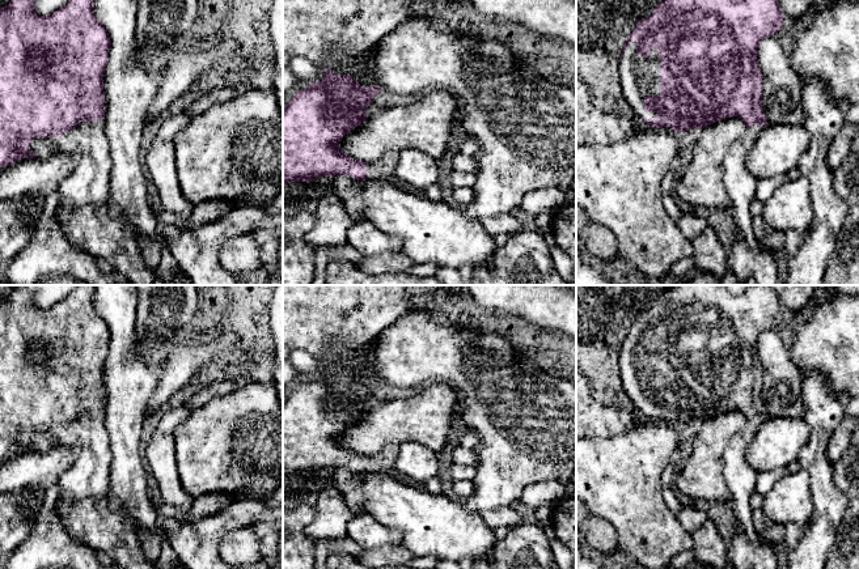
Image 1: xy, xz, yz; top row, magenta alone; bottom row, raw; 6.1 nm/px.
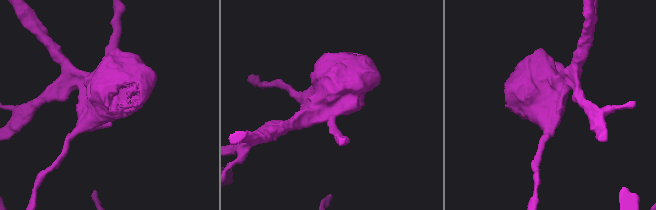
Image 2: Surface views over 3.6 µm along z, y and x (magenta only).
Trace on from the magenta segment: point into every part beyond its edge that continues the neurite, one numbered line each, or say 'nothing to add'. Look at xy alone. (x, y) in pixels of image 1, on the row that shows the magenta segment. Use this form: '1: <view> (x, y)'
1: xy (85, 195)

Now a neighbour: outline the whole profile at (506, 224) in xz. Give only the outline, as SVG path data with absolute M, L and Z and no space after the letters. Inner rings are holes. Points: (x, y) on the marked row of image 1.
M511 213L483 220L481 224L491 237L498 234L513 234L525 230L521 221Z

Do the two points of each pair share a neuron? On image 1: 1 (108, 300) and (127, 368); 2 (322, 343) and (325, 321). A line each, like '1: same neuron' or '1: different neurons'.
1: same neuron
2: same neuron

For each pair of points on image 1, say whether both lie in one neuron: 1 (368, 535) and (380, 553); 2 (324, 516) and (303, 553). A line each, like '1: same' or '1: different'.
1: different
2: different

